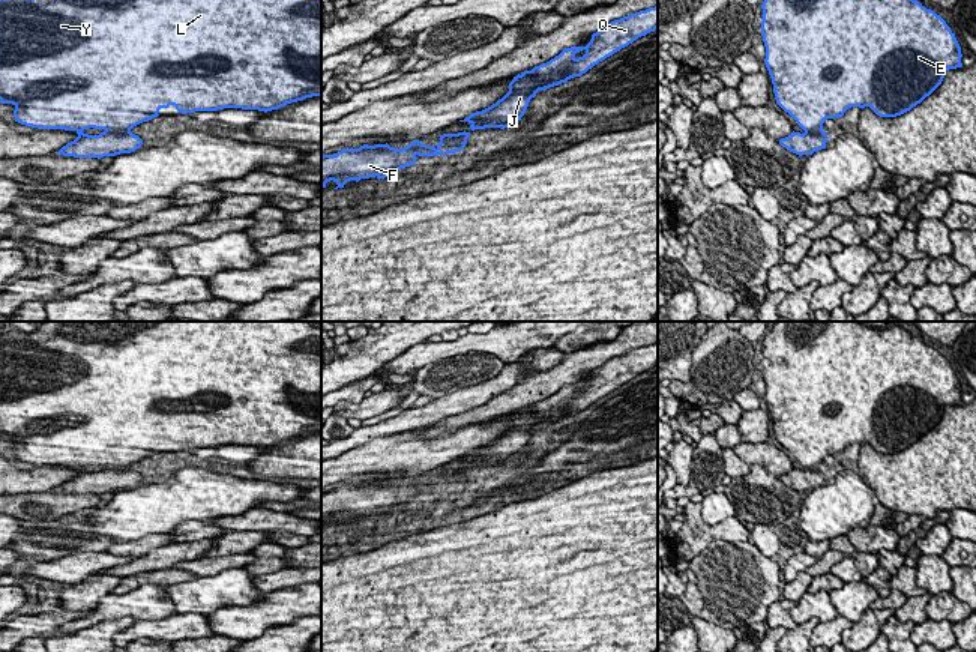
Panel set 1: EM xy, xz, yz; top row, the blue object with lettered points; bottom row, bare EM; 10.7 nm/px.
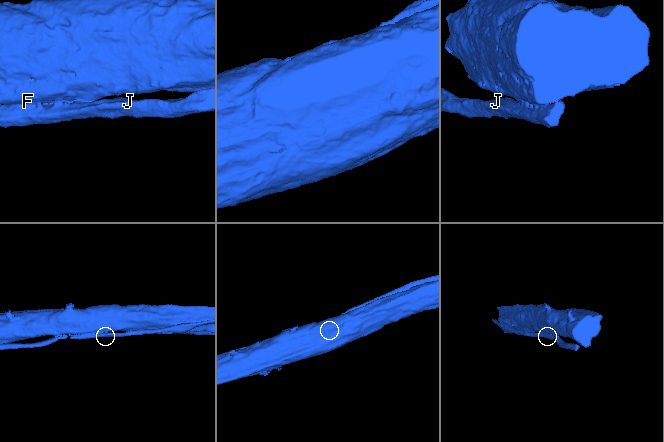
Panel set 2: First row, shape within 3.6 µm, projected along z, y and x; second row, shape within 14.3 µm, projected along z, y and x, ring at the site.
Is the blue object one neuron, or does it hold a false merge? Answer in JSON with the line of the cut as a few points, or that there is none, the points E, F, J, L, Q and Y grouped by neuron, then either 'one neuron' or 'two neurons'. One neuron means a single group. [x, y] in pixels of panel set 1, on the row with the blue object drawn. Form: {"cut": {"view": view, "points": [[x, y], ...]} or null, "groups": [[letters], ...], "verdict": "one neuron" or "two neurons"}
{"cut": {"view": "xy", "points": [[105, 128], [129, 129]]}, "groups": [["E", "F", "L", "Y"], ["J", "Q"]], "verdict": "two neurons"}

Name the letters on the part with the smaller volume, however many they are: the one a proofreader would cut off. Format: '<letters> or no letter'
J, Q

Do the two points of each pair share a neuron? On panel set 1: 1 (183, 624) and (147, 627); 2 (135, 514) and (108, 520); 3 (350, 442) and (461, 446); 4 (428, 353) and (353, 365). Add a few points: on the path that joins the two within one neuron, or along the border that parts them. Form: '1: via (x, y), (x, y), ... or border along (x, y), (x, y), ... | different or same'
1: via (174, 627), (156, 627) | same
2: via (129, 514), (114, 520) | same
3: border along (401, 433), (374, 437), (349, 448), (337, 457) | different
4: border along (421, 343), (412, 344), (371, 374) | different

